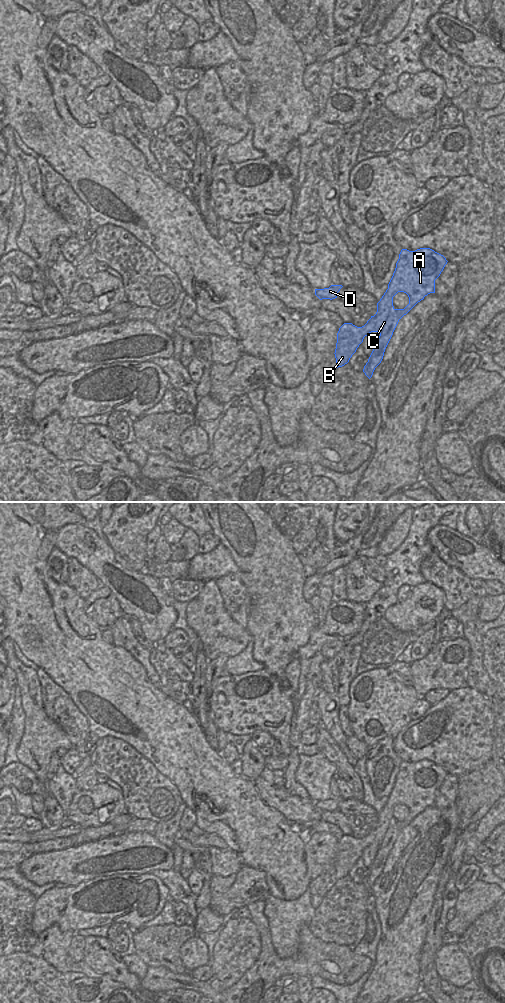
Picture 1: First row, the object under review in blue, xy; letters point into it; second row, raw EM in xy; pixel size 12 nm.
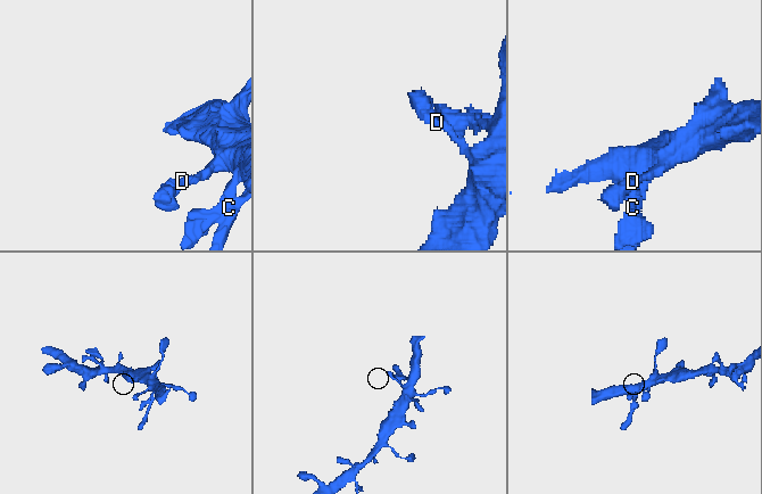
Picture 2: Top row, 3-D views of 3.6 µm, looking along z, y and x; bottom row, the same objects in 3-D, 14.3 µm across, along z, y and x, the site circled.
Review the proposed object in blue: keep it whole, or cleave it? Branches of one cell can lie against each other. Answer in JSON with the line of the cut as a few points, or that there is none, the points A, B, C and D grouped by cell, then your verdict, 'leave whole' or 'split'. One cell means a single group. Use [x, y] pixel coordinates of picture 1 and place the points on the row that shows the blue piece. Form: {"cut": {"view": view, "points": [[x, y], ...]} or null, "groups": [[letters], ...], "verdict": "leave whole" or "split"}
{"cut": null, "groups": [["A", "B", "C", "D"]], "verdict": "leave whole"}

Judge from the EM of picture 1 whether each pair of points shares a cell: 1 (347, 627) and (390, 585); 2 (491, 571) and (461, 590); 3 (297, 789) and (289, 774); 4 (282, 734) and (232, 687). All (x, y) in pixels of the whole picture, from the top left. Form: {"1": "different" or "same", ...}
{"1": "different", "2": "different", "3": "same", "4": "same"}

